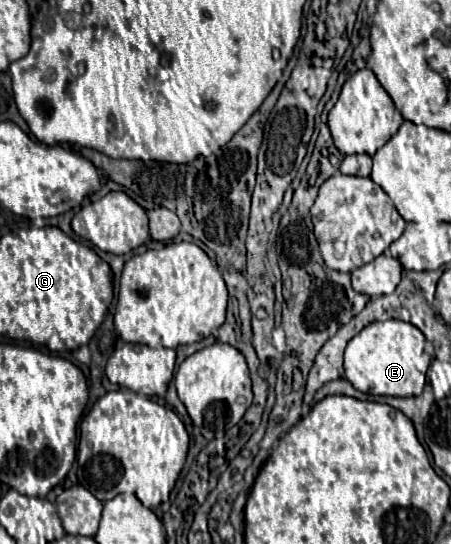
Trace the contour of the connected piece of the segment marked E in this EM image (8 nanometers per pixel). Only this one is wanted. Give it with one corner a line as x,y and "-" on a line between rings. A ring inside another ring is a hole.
375,321
357,333
344,352
344,378
361,393
417,397
425,387
427,369
434,356
434,347
423,333
405,321

